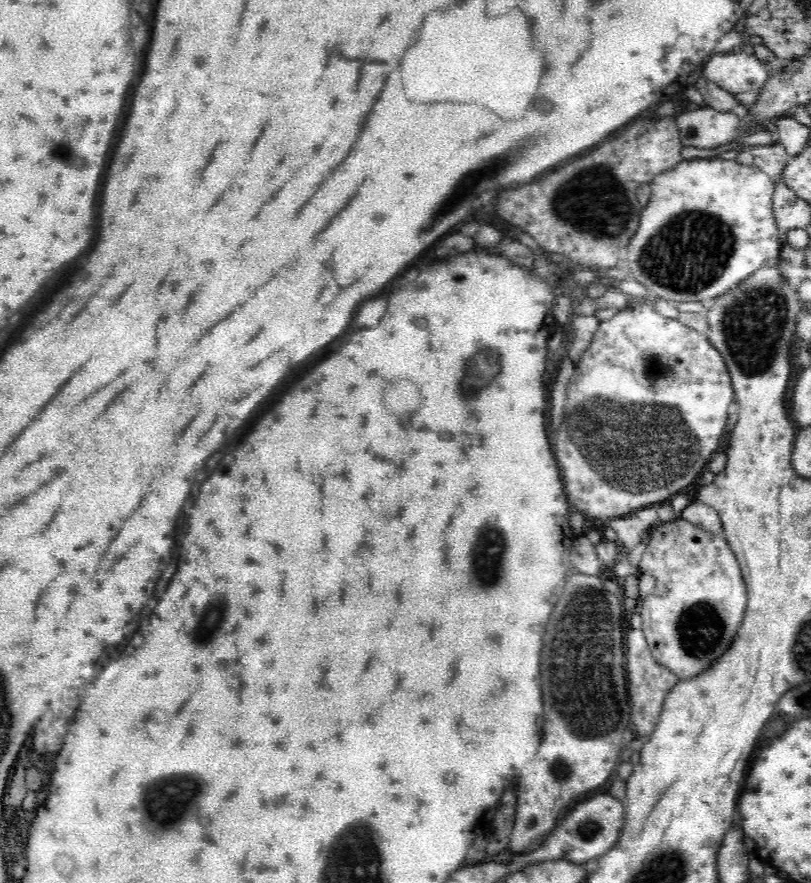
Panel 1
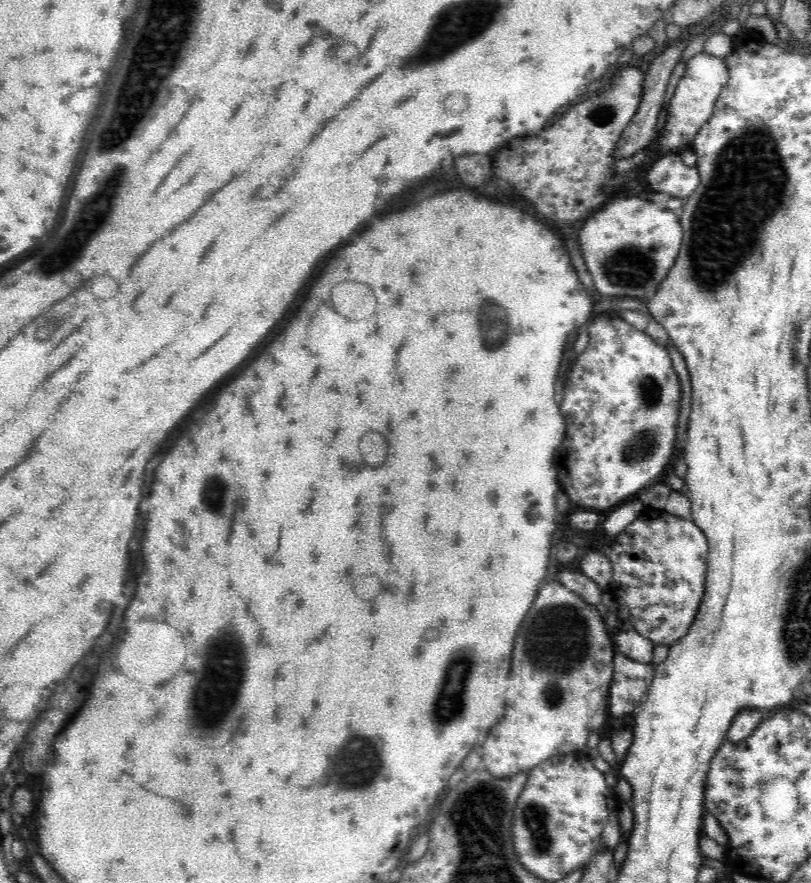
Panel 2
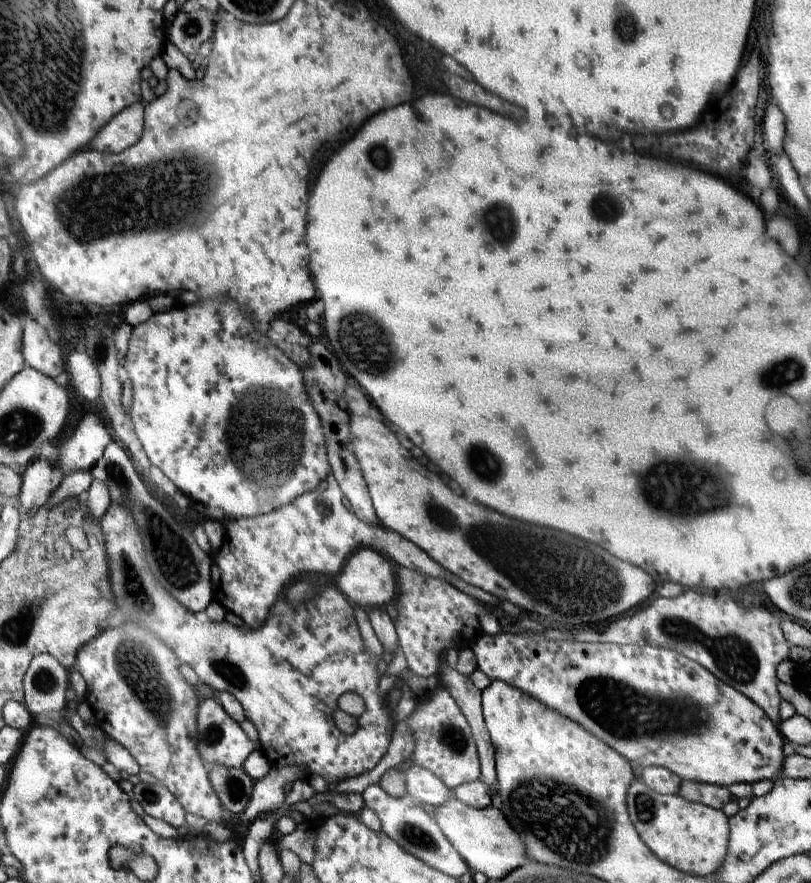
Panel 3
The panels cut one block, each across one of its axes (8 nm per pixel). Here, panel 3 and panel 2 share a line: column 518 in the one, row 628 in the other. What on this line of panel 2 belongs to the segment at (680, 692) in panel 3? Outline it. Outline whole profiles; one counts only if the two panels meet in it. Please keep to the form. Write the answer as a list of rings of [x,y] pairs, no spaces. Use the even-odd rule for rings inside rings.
[[[647,509],[642,515],[636,518],[630,526],[627,526],[624,531],[618,534],[618,536],[615,536],[615,540],[611,547],[611,553],[609,554],[610,563],[612,563],[613,568],[610,592],[615,595],[618,604],[628,606],[633,628],[636,629],[642,636],[648,638],[655,646],[674,645],[676,642],[680,641],[683,636],[688,634],[688,630],[690,630],[690,626],[692,626],[692,622],[694,622],[694,618],[696,618],[696,612],[698,612],[698,608],[700,608],[702,596],[704,596],[708,550],[709,546],[707,538],[701,528],[698,528],[691,519],[674,516],[665,509]]]

